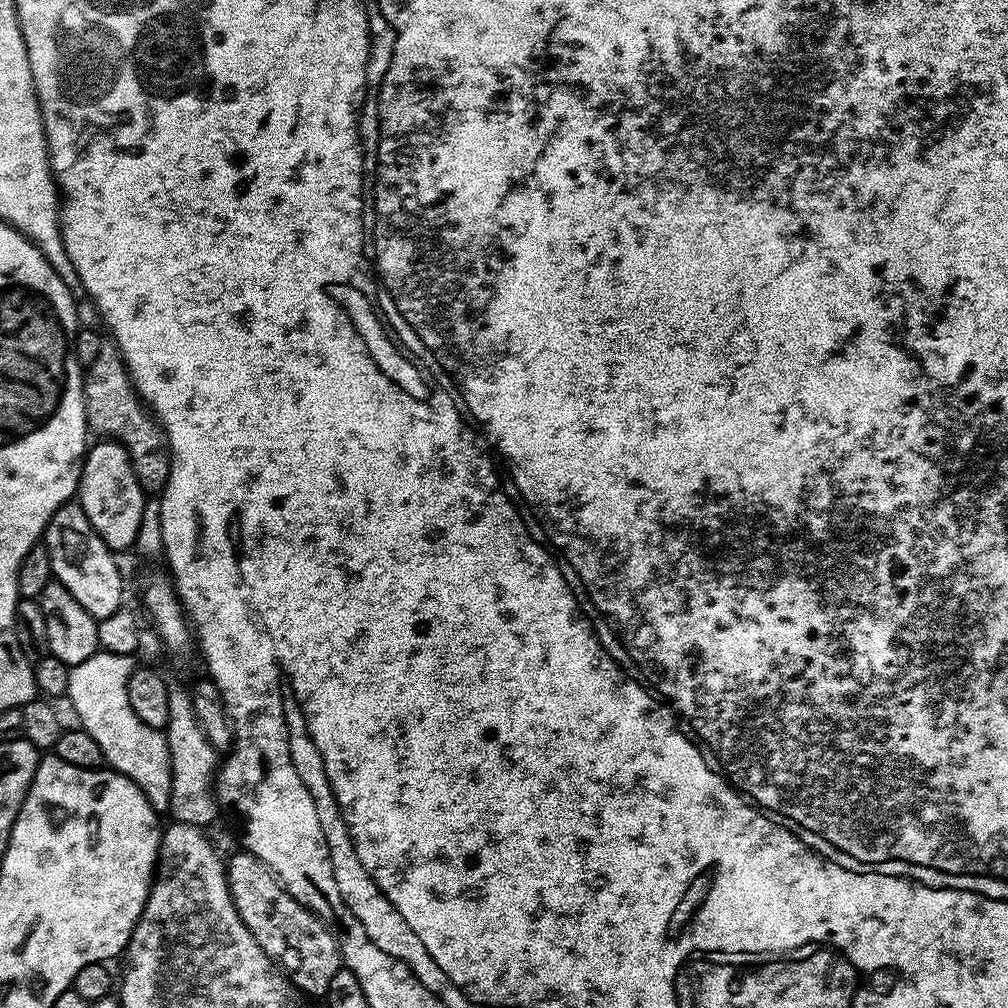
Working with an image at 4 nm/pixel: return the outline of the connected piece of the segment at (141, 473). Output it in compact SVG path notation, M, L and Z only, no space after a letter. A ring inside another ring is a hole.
M101 343L94 362L90 362L86 366L84 372L84 409L86 410L89 429L95 435L97 432L97 437L115 440L116 443L124 445L132 463L134 474L144 493L163 493L166 482L170 478L170 462L172 461L172 454L168 450L168 439L164 437L164 430L160 426L160 421L149 411L140 395L136 393L136 386L132 382L128 368L124 365L122 354L114 343Z

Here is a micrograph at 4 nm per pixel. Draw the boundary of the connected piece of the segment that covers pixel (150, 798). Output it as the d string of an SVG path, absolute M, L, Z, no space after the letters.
M97 650L90 658L86 658L86 662L71 665L68 670L66 700L67 703L72 703L72 708L76 711L77 718L80 719L77 720L79 727L83 728L86 734L90 734L90 738L94 738L98 746L102 746L102 754L107 767L113 772L120 772L126 778L130 778L130 782L134 782L138 790L142 790L146 802L150 802L152 809L157 814L164 814L167 813L170 802L170 750L163 731L146 726L146 722L142 722L142 718L138 718L138 714L134 714L133 708L130 707L126 686L130 674L138 666L136 659L135 655L123 656Z

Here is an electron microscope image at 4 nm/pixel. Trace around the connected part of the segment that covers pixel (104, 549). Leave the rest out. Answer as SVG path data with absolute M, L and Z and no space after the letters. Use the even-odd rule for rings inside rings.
M79 502L63 504L52 515L42 542L48 548L52 563L53 577L96 621L110 618L110 614L121 611L124 600L124 580L120 577L120 568L116 565L117 557L111 548L102 542L102 538L90 526L90 518L86 518L86 510L82 510Z

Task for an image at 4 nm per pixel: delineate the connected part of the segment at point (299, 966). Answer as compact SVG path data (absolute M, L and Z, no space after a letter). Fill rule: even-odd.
M237 850L232 857L227 857L226 871L228 873L228 889L232 895L234 906L242 918L242 922L250 930L250 934L254 934L254 938L262 946L262 950L267 954L268 959L282 969L283 975L299 991L301 988L302 991L309 992L316 998L323 997L324 992L330 986L330 978L334 978L336 971L342 967L340 945L333 929L331 927L328 929L324 925L327 923L321 917L308 909L306 905L296 901L284 889L284 885L276 879L275 874L261 860L254 858L254 854Z

